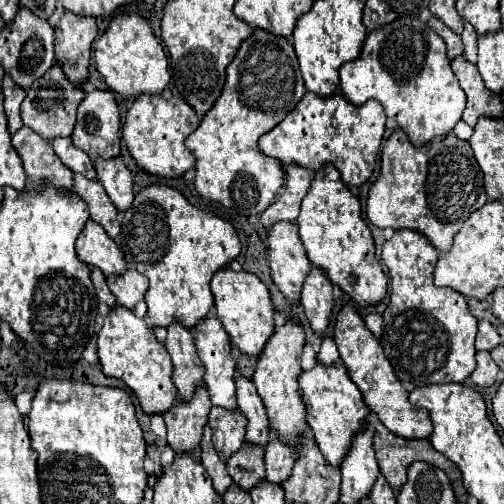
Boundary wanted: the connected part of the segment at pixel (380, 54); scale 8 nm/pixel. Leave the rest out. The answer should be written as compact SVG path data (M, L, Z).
M410 16L398 18L396 22L368 34L360 56L340 68L340 90L352 104L364 104L370 98L378 100L384 106L386 116L396 120L414 146L422 146L436 136L446 136L462 118L462 110L466 106L466 94L450 70L444 40L428 24Z

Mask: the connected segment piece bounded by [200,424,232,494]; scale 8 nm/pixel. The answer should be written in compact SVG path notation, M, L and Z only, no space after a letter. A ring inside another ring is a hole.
M208 424L204 428L204 436L202 436L202 442L200 442L200 460L202 460L204 468L206 468L206 472L210 474L212 482L214 482L214 488L220 494L224 494L224 490L232 484L232 476L226 470L226 462L220 460L218 452L214 452L212 432L210 432L210 426Z

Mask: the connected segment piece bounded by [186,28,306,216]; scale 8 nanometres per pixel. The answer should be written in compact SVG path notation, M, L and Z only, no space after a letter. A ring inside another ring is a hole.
M256 28L240 44L226 68L226 84L214 108L206 112L200 126L186 138L186 146L196 156L196 190L204 198L236 208L246 216L264 212L280 196L286 174L278 160L262 156L258 138L274 128L304 94L298 58L288 38Z

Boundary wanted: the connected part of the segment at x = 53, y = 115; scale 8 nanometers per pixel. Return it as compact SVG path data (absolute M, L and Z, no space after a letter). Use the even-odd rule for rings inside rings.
M54 64L46 70L44 76L34 80L30 88L26 88L26 98L22 102L22 122L24 126L38 132L42 138L52 140L56 136L70 136L76 124L76 110L80 100L86 96L84 84L72 84L66 80L62 72L62 64Z

